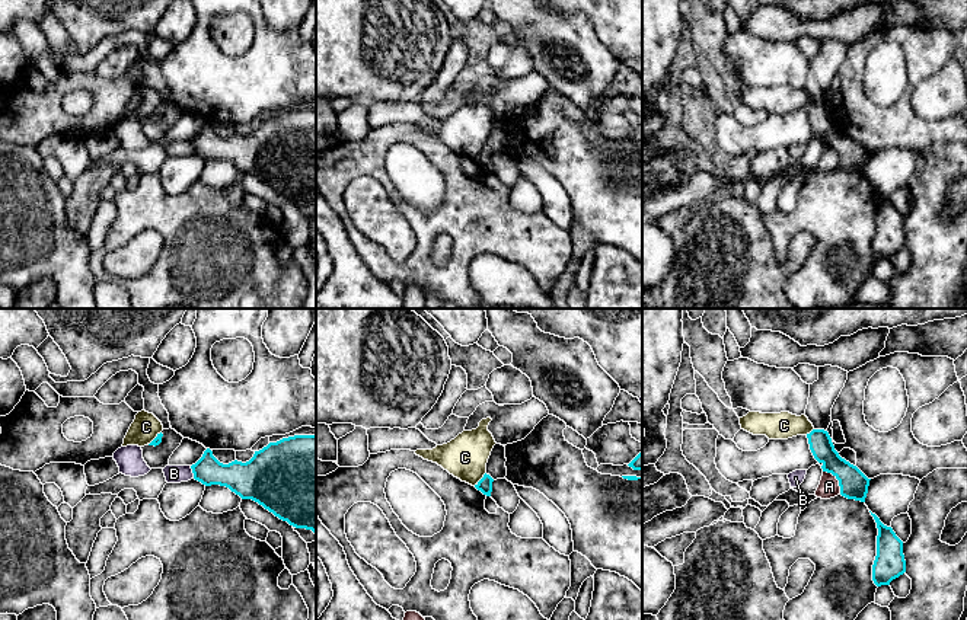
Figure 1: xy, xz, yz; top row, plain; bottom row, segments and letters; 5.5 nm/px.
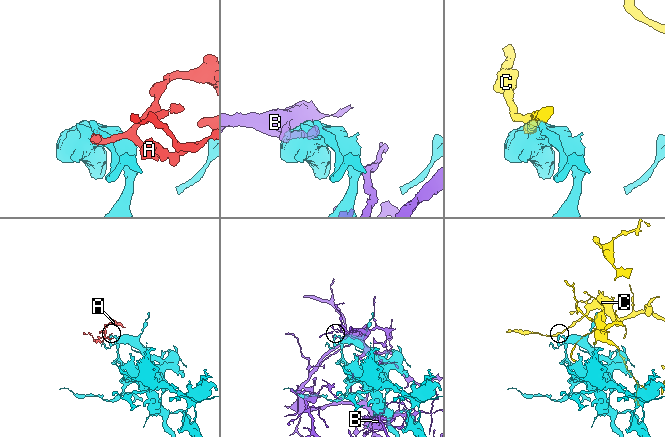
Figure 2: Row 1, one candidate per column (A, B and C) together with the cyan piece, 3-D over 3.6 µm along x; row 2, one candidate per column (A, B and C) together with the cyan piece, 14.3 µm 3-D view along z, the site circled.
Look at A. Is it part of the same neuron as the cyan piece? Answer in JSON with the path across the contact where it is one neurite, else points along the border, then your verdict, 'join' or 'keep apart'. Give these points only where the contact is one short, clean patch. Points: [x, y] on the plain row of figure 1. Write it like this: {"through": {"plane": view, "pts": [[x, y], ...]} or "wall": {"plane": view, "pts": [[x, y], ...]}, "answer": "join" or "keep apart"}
{"answer": "join"}

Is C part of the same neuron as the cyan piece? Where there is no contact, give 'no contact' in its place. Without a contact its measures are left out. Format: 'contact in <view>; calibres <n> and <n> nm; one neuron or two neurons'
contact in xz; calibres 80 and 240 nm; two neurons

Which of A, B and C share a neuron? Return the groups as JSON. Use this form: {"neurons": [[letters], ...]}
{"neurons": [["A"], ["B"], ["C"]]}

